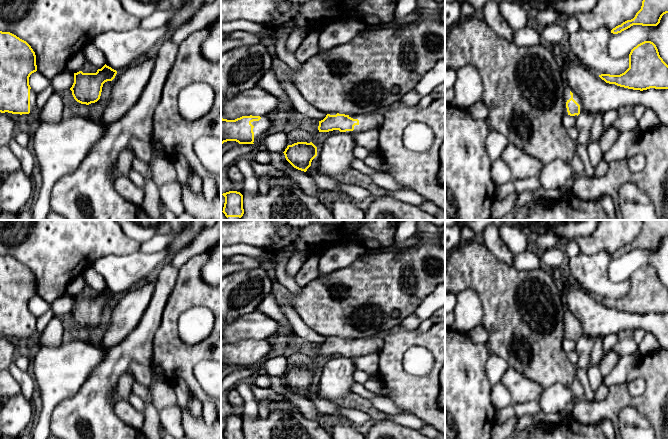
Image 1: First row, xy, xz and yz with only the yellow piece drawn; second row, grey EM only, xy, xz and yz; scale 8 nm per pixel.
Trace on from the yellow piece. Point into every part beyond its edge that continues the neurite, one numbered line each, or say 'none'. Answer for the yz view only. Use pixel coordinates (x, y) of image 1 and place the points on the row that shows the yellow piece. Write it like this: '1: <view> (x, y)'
1: yz (567, 89)

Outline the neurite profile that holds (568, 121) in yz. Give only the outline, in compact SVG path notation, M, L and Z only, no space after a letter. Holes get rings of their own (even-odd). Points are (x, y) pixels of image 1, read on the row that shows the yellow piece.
M564 114L563 118L562 118L562 123L563 126L568 129L572 126L575 126L576 124L576 117L574 116L570 116L568 114Z

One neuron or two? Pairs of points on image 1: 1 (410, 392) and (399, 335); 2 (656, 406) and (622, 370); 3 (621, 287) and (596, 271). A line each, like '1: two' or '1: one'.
1: one
2: two
3: one

